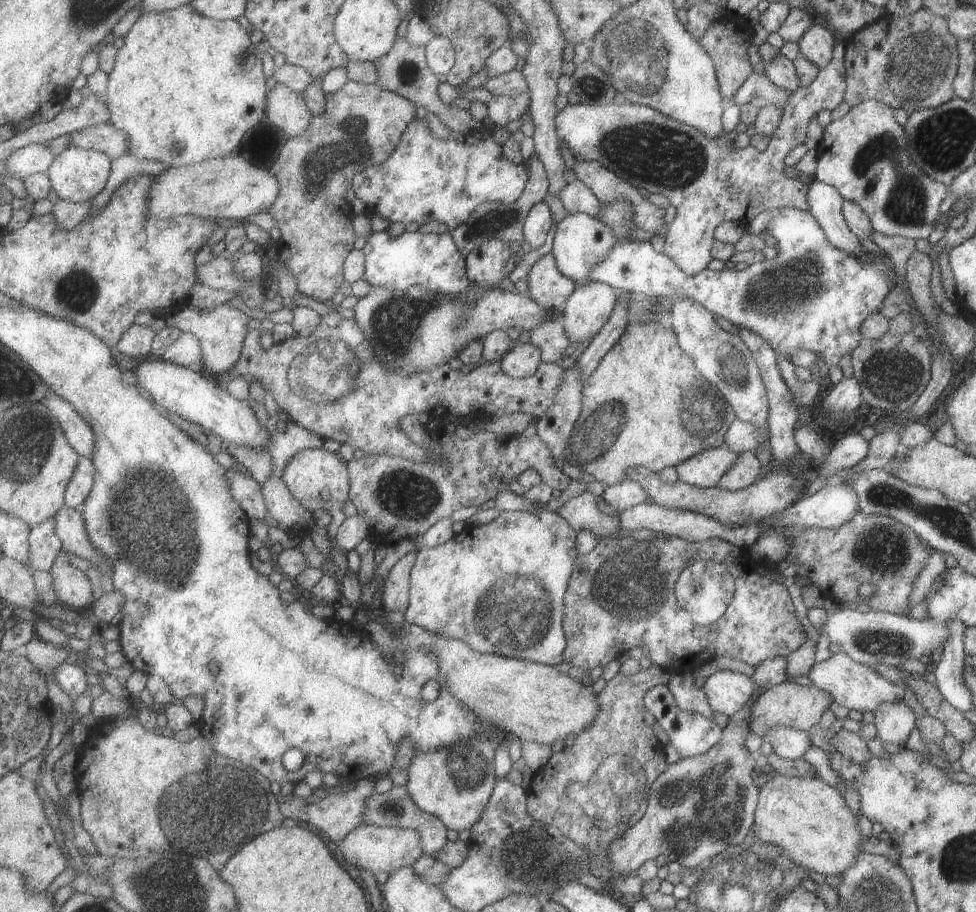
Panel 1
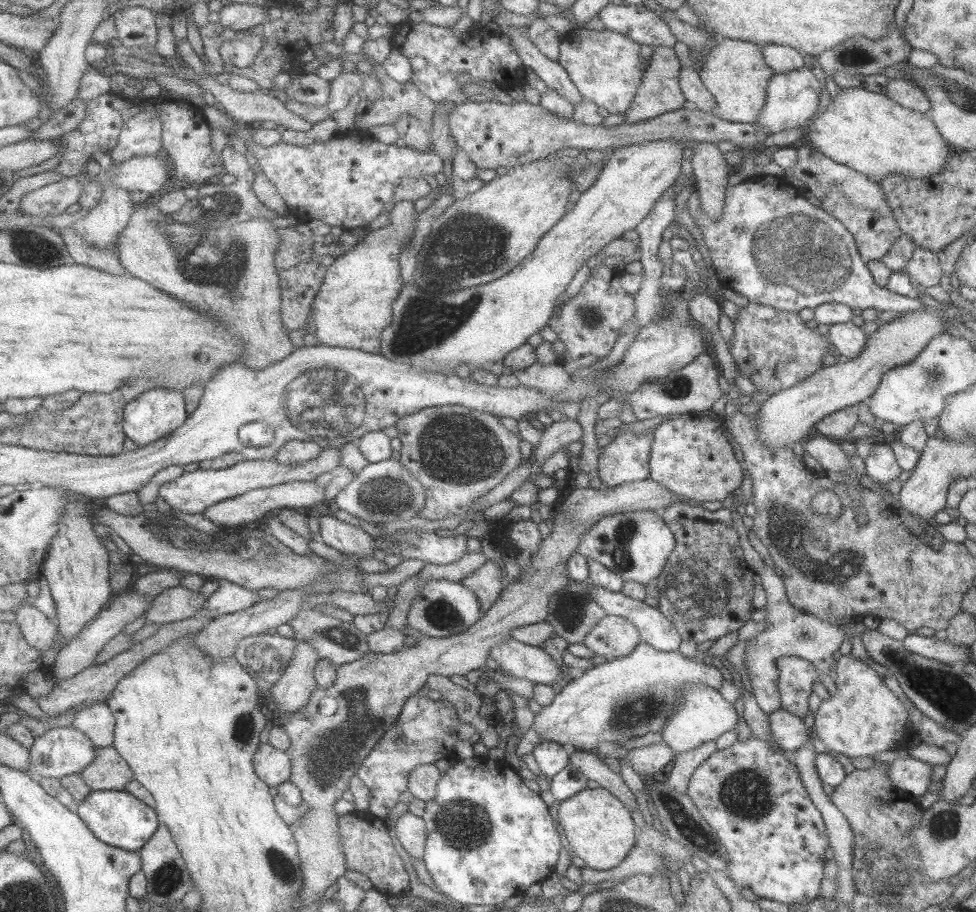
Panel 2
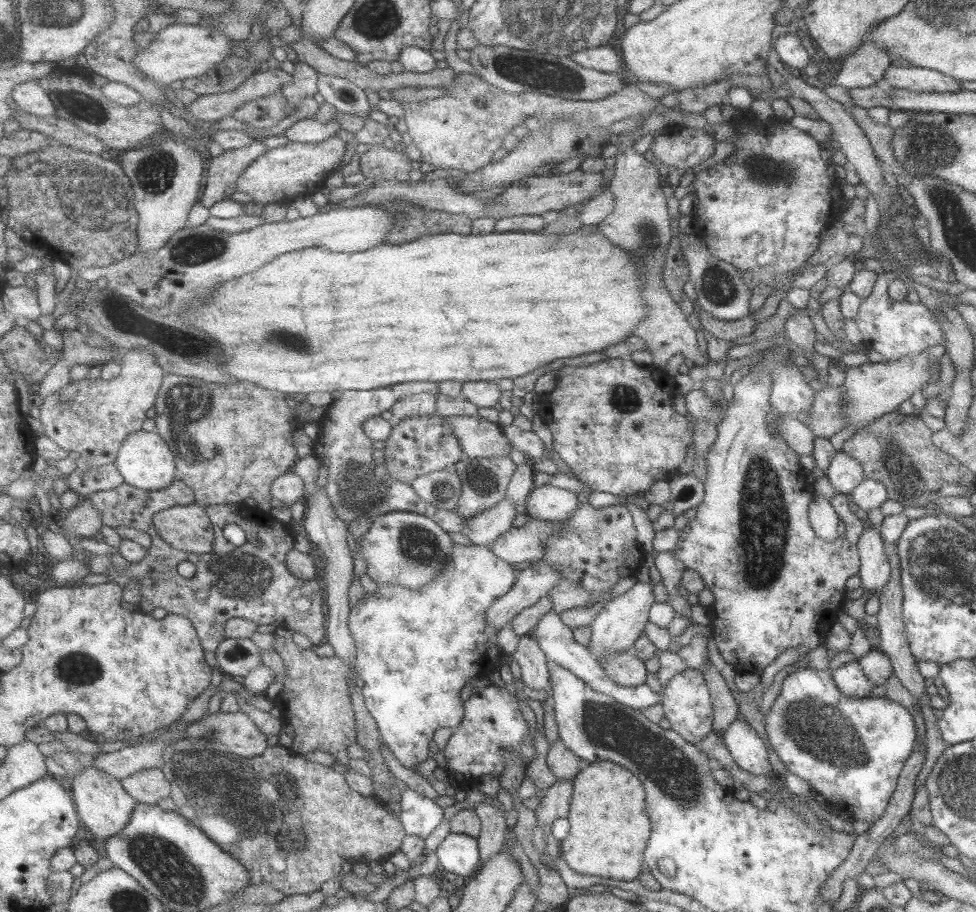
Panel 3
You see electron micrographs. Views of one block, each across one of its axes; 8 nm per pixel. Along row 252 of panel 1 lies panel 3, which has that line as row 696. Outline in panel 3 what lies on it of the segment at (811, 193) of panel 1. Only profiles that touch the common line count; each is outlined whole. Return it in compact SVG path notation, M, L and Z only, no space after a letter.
M855 660L842 664L831 672L831 676L836 687L849 698L867 697L873 688Z

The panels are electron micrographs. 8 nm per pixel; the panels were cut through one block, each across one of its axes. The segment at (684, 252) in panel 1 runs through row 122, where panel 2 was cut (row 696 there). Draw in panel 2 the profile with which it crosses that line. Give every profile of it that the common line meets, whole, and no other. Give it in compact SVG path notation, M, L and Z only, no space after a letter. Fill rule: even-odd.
M639 642L631 653L576 674L554 698L554 703L543 707L538 713L534 728L541 740L552 740L568 746L571 750L595 751L623 744L629 738L638 738L650 732L660 733L680 703L680 686L704 684L713 690L721 688L723 679L716 666L708 666L699 660L689 660L677 652L655 650L650 644ZM783 656L775 666L780 708L803 718L809 712L811 683L818 682L814 666L795 656Z

